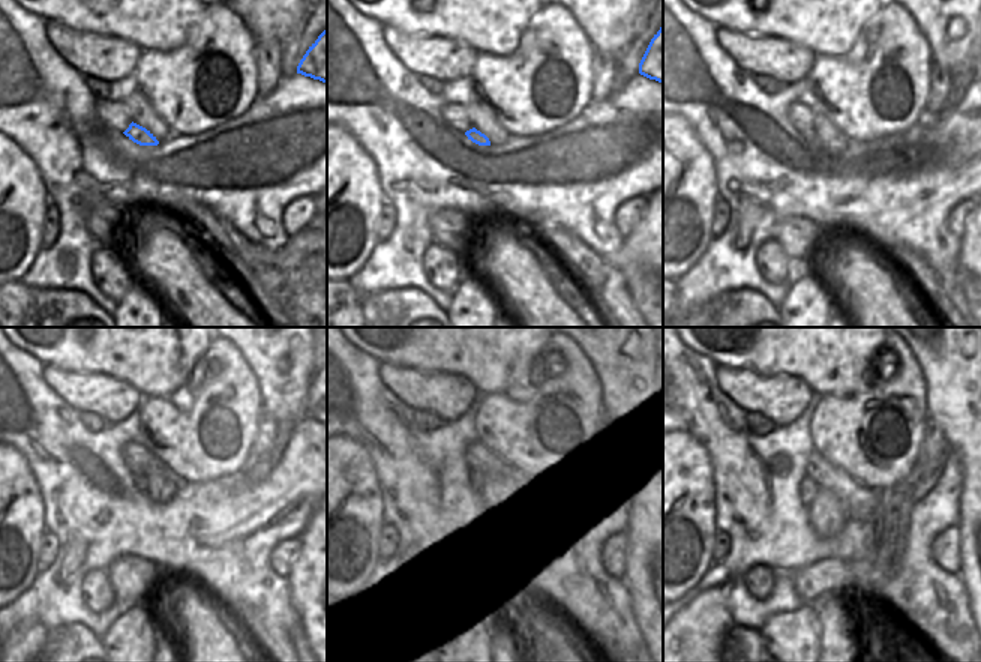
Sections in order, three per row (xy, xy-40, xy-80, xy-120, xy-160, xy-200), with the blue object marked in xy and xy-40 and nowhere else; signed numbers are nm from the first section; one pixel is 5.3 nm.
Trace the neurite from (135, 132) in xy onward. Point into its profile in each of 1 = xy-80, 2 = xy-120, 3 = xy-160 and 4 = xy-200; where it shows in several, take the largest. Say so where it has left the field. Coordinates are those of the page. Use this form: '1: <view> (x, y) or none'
1: xy-80 (812, 138)
2: xy-120 (140, 479)
3: xy-160 (474, 479)
4: xy-200 (809, 490)

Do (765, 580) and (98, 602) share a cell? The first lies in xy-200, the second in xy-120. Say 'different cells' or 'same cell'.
same cell

